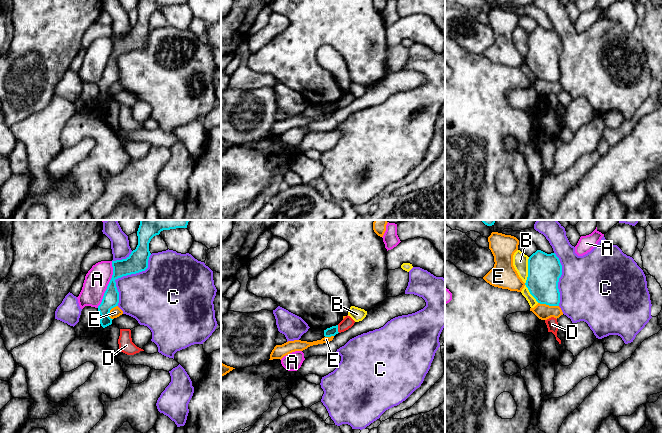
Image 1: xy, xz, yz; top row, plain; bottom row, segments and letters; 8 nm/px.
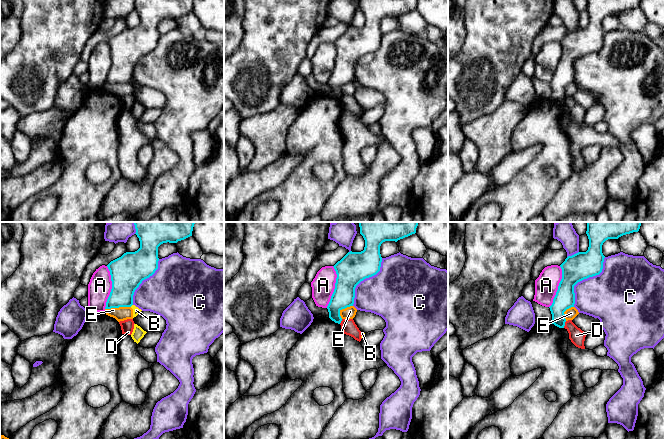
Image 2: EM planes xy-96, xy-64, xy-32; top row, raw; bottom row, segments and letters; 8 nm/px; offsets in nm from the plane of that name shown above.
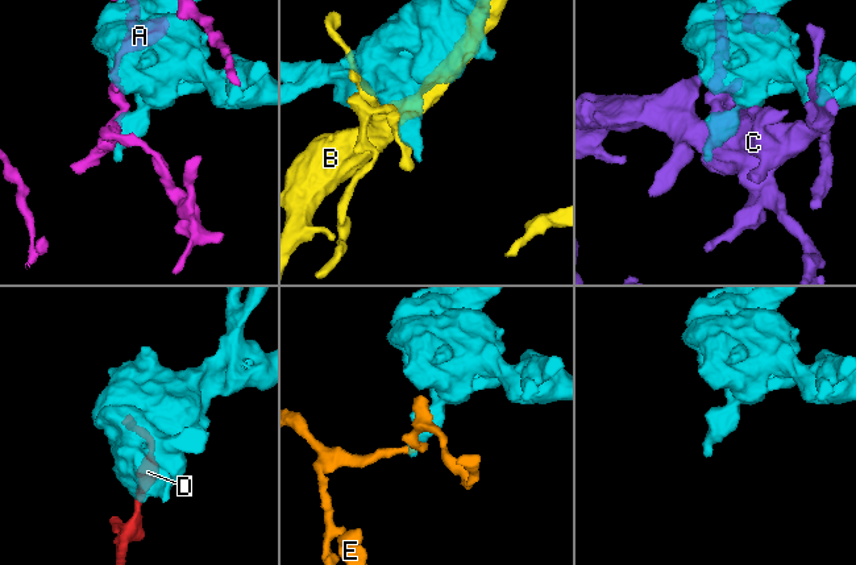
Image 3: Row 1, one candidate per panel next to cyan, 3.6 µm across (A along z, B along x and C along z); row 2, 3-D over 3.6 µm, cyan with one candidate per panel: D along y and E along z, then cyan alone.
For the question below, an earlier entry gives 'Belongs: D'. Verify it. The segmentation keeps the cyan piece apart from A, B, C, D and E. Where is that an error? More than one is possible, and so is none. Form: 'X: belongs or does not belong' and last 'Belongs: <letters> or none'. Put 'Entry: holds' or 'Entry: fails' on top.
Entry: fails
A: does not belong
B: does not belong
C: does not belong
D: does not belong
E: does not belong
Belongs: none

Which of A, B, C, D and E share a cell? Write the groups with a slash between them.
A D / B / C / E

